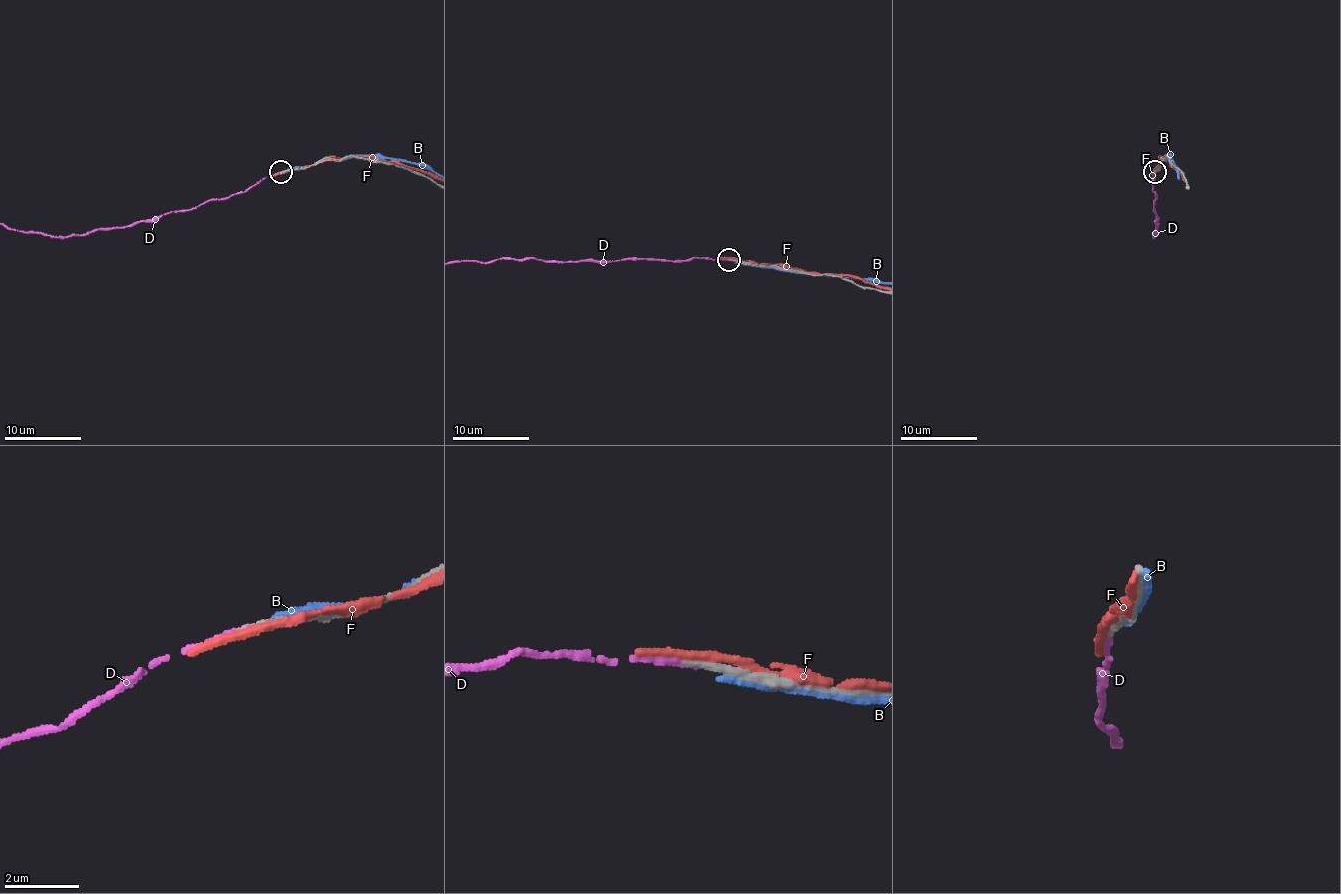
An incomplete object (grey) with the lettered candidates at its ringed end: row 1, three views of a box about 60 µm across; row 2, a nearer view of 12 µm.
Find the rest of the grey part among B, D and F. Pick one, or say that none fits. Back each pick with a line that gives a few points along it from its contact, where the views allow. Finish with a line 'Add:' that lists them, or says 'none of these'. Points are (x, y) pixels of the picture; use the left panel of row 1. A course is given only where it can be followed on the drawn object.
Add: D

